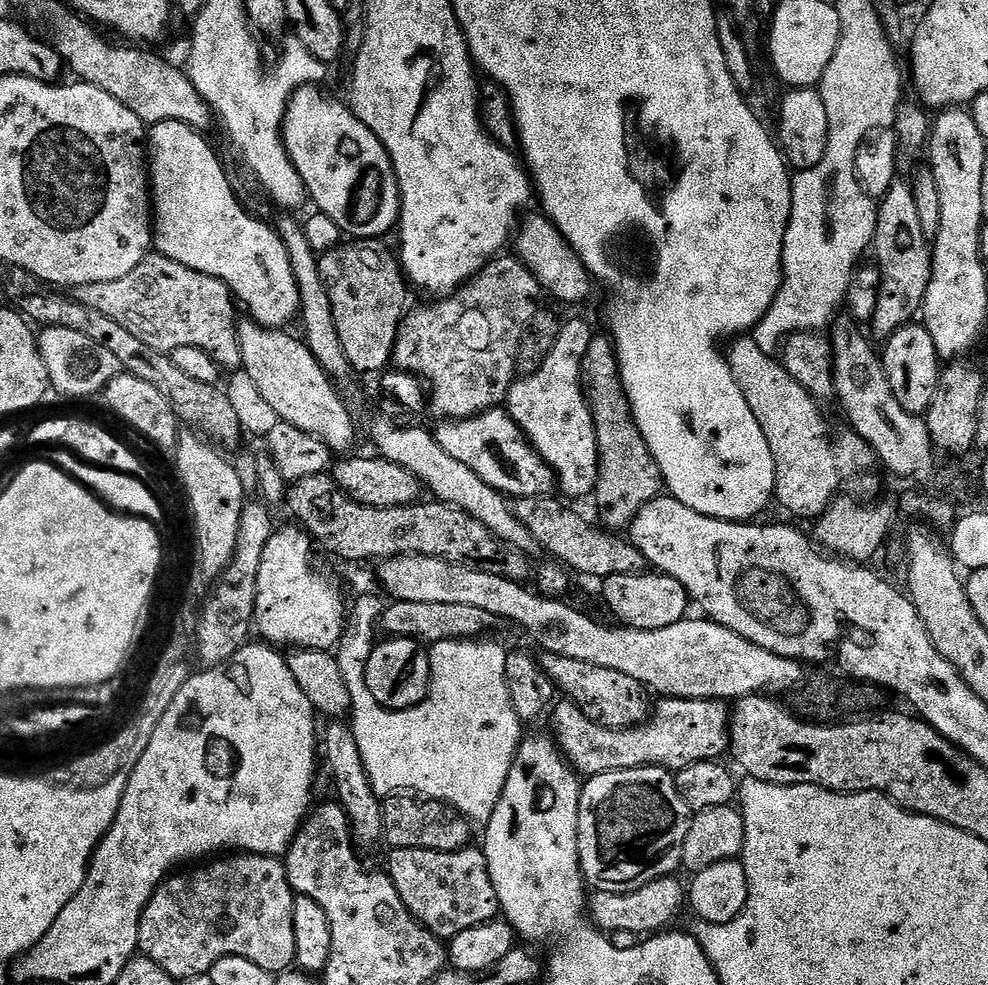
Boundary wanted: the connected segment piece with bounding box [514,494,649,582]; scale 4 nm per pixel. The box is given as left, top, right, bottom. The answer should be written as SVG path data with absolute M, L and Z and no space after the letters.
M555 495L547 496L521 496L515 501L514 511L518 522L522 526L526 526L526 530L530 532L536 540L537 545L541 549L545 548L549 552L547 554L553 561L559 561L567 569L573 573L581 572L584 576L597 576L597 581L604 581L607 576L614 574L634 574L635 572L643 572L649 567L648 559L641 554L632 544L631 540L620 534L613 534L611 531L605 530L603 527L591 524L588 520L583 520L576 512L571 512L563 499L555 500Z

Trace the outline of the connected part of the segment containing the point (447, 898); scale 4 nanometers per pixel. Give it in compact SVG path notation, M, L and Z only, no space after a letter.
M479 847L460 848L457 852L393 848L387 853L386 871L398 898L416 921L447 942L479 924L501 915L498 894L490 878L488 863Z

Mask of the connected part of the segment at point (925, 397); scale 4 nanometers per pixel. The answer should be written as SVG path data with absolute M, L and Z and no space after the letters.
M920 322L902 326L883 343L882 359L886 378L890 378L890 390L894 390L894 398L898 398L902 410L924 416L930 402L934 402L942 371L942 361L934 346L934 338L930 338L930 330L926 330Z

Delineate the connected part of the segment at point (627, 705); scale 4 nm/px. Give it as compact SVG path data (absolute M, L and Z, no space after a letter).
M549 652L541 653L538 658L538 663L543 672L546 674L548 680L551 681L551 683L557 689L559 689L559 691L561 688L561 690L564 691L566 695L568 695L565 697L567 697L567 699L571 701L571 703L578 705L578 707L580 707L580 709L582 710L582 714L586 714L586 718L590 718L596 724L601 724L603 728L633 728L635 724L645 723L650 715L650 704L648 708L648 700L646 697L644 697L644 695L646 695L646 689L644 685L637 682L637 680L635 680L634 678L630 678L629 675L622 674L621 671L610 670L609 667L594 666L593 663L581 662L574 658L564 658L562 655L550 654Z

